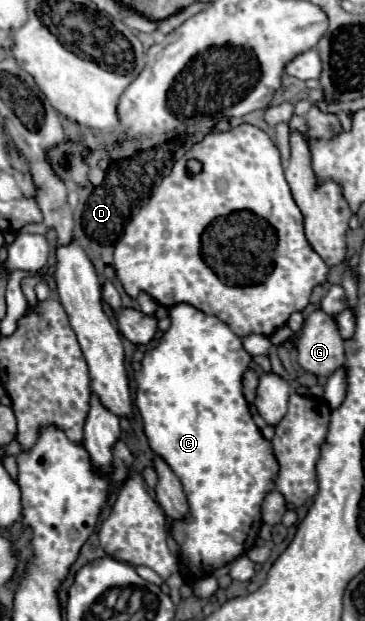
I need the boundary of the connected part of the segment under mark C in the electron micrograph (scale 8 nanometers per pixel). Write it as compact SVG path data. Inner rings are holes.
M179 303L179 305L171 307L169 315L171 315L171 327L161 335L157 347L145 353L145 357L141 361L141 371L135 373L135 383L137 383L135 405L137 405L139 413L141 413L143 429L145 429L145 435L147 435L147 441L149 441L151 449L157 455L161 455L167 461L167 465L173 469L173 473L181 479L181 485L183 485L183 491L185 491L185 497L187 497L189 513L183 519L173 521L171 535L173 535L173 539L181 547L181 553L179 553L181 575L183 575L183 579L187 583L191 583L191 581L201 579L207 573L211 573L211 571L227 565L227 563L231 563L233 559L237 559L239 555L245 555L251 549L251 545L255 543L255 539L259 535L259 529L261 529L261 503L263 503L265 495L275 489L273 487L273 475L277 475L277 459L273 459L273 445L271 445L271 441L265 439L263 433L261 433L261 429L253 423L251 413L249 413L249 405L247 405L247 401L243 397L241 379L243 379L243 373L247 371L247 367L251 363L251 355L243 349L241 339L221 319L217 319L213 315L205 315L203 311L197 311L195 307L191 307L187 303Z

